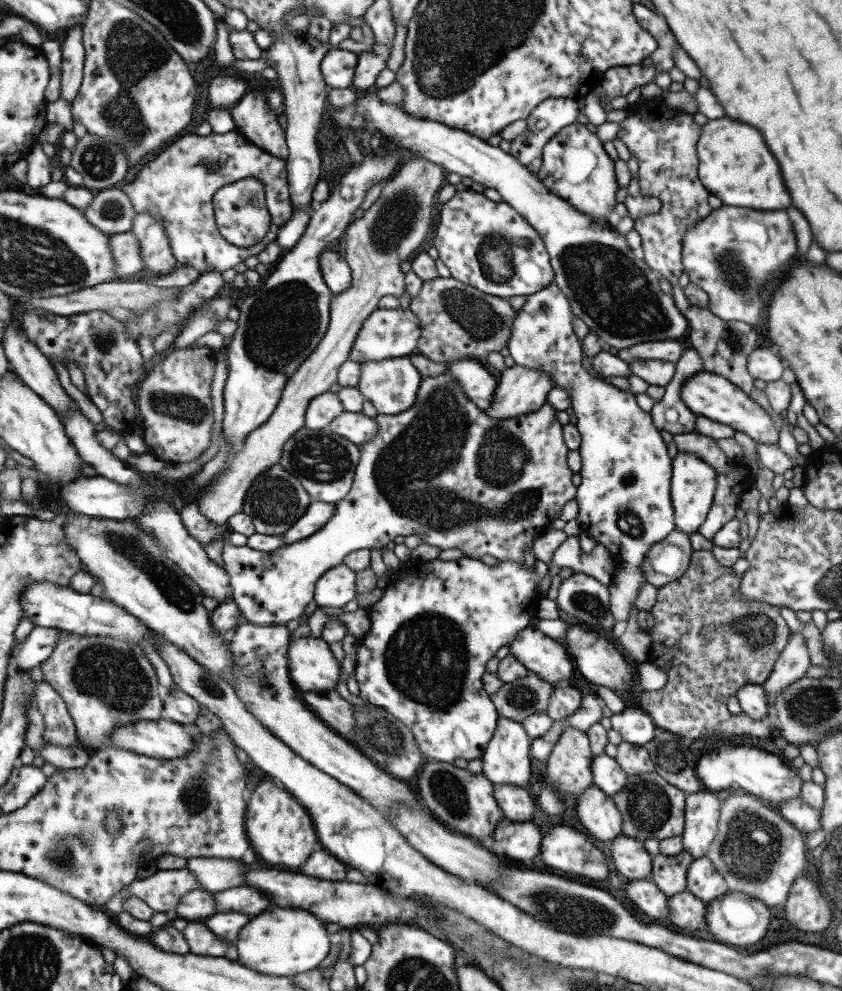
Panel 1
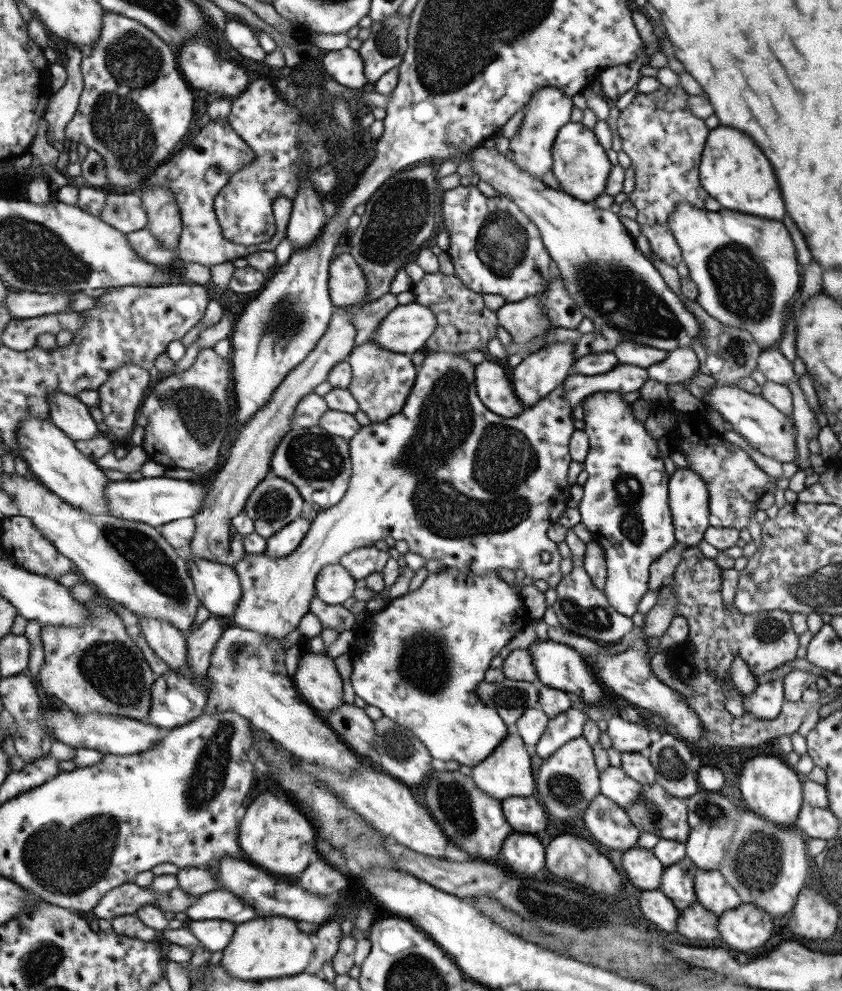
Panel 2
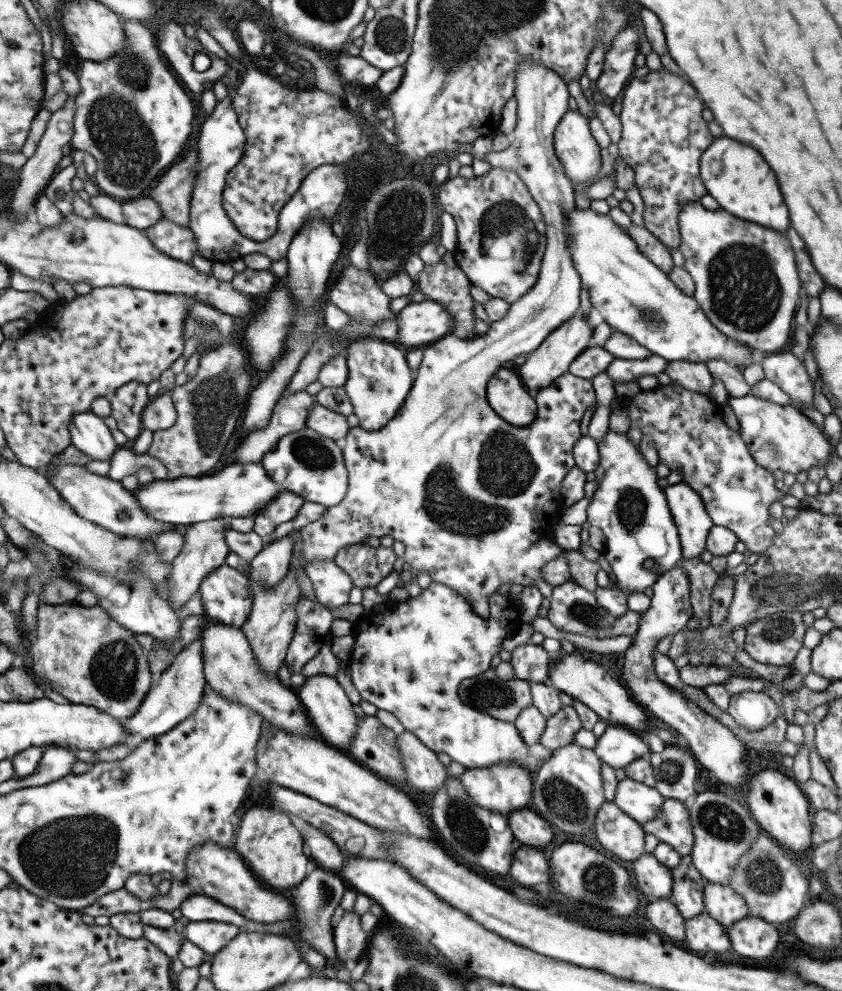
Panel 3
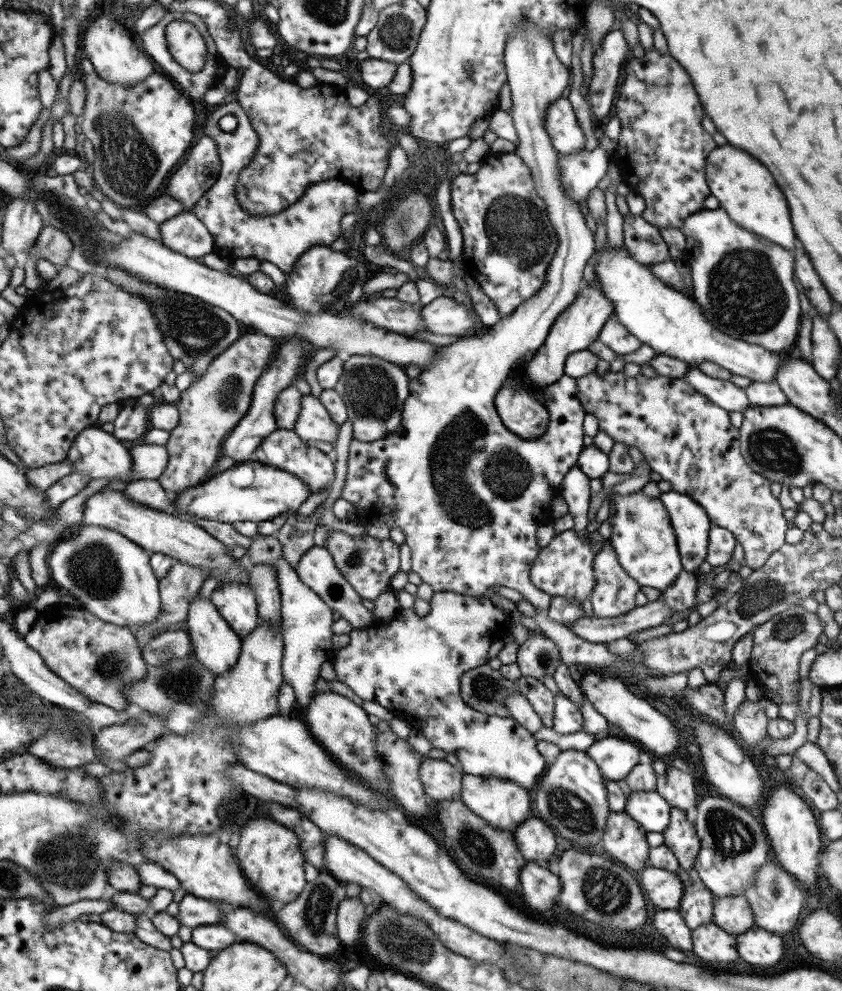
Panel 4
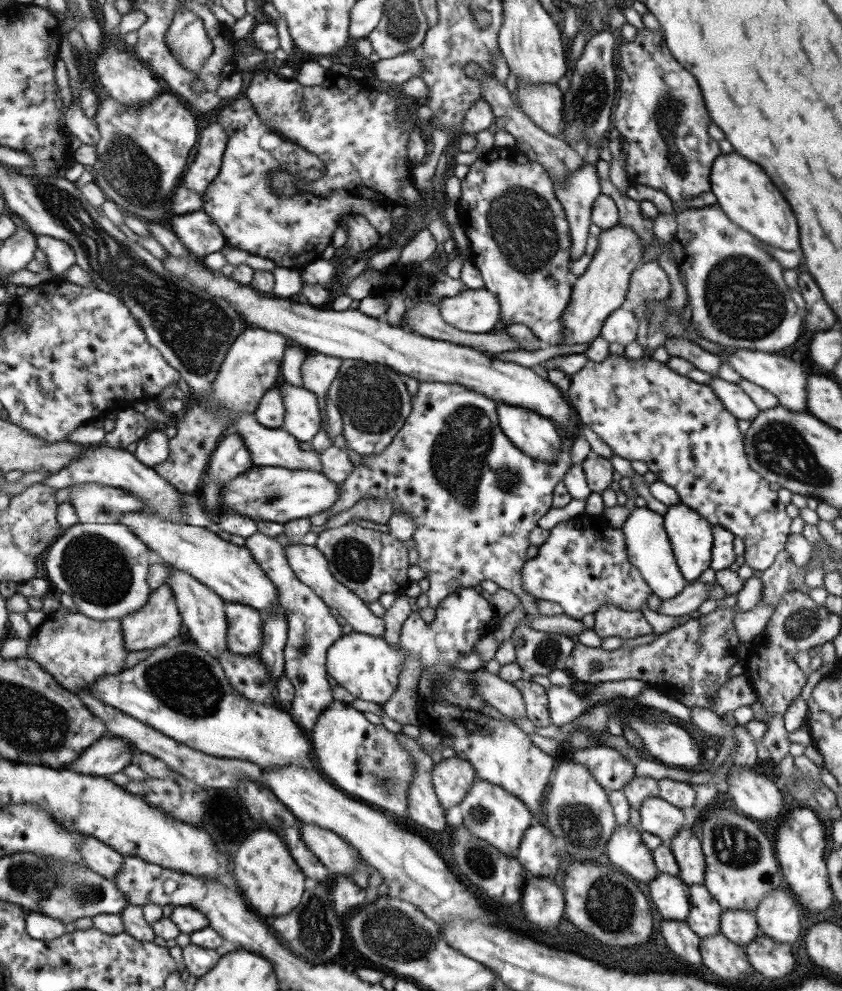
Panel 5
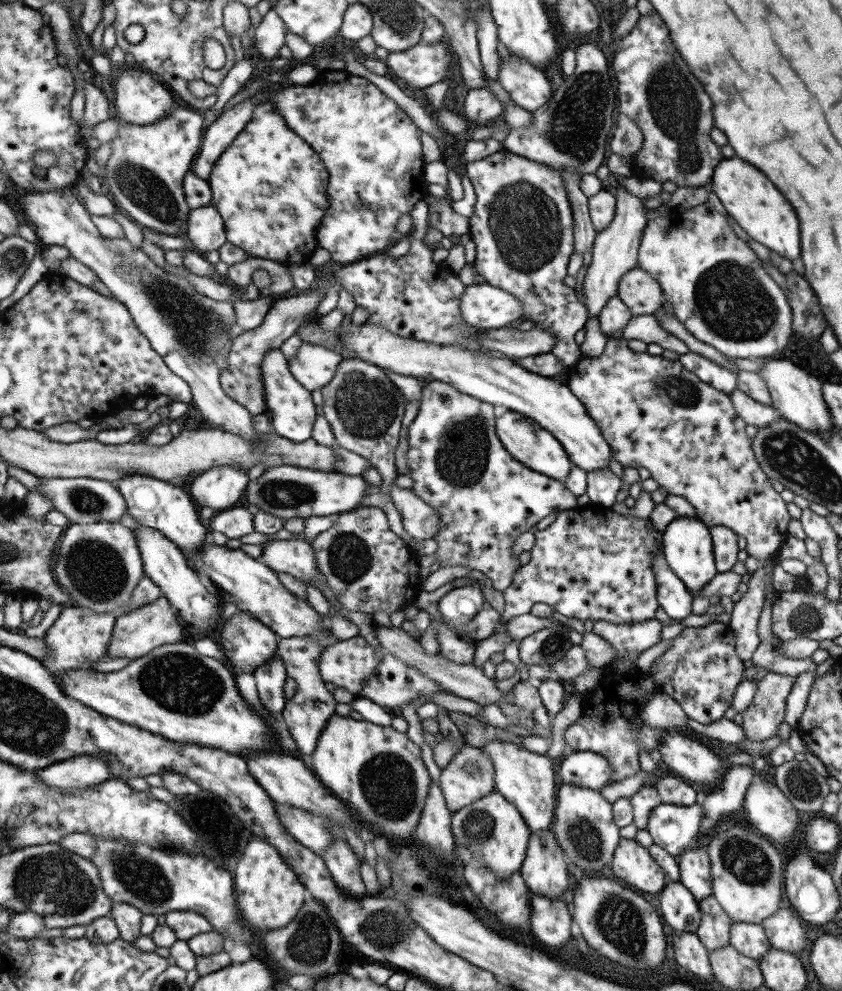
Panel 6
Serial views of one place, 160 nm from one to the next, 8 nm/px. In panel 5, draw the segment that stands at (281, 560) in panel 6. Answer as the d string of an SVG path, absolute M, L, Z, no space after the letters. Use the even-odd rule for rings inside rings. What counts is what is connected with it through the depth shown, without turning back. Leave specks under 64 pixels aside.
M303 544L287 545L283 548L283 554L285 554L287 566L292 570L292 574L295 574L295 578L305 584L328 607L335 608L342 623L349 624L355 632L382 638L384 631L383 619L373 615L367 609L367 604L359 600L353 592L335 581L327 567L327 560L323 558L323 554L315 546L303 546Z

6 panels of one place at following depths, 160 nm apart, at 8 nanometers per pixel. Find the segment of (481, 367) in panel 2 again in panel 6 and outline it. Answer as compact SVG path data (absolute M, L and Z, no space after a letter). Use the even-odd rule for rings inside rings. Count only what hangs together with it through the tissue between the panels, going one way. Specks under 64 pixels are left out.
M507 410L494 420L494 429L503 448L523 466L544 474L546 477L563 482L569 472L569 457L559 441L547 430L542 429L532 418Z

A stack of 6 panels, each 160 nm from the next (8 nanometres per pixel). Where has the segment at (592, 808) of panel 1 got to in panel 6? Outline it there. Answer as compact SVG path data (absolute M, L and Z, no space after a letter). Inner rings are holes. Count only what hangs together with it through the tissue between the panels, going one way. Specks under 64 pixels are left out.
M633 839L618 840L609 866L613 874L623 880L623 886L646 896L659 892L669 880L648 850Z

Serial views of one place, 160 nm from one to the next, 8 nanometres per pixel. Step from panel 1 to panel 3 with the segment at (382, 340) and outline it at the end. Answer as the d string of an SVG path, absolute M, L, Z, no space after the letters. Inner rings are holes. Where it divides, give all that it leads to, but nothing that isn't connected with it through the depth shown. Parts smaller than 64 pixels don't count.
M425 299L411 302L395 315L396 335L393 340L401 346L420 348L449 334L451 315L436 302Z

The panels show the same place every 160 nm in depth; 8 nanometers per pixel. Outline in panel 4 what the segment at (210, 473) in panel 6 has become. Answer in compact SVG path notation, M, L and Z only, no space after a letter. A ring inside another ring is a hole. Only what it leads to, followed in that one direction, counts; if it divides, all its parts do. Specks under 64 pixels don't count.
M292 336L285 339L277 348L277 354L267 368L258 376L252 388L250 405L243 418L237 422L236 426L231 430L231 434L222 442L221 451L224 456L230 456L235 461L235 464L243 461L251 460L254 450L261 444L261 440L270 432L276 429L275 419L273 416L273 403L275 397L289 385L295 381L295 374L300 367L299 359L303 350L301 349L303 339L301 337Z

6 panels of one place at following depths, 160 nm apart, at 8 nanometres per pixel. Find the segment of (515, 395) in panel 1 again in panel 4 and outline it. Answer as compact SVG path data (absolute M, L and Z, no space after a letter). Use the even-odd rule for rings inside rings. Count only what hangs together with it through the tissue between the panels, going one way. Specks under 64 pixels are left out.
M596 279L589 285L583 281L574 302L571 302L571 305L567 306L553 322L547 338L532 354L532 359L528 363L523 363L523 375L527 384L547 387L557 383L558 378L564 374L564 360L567 355L578 350L585 350L593 340L597 339L601 327L612 314L612 310L613 303L609 303L603 296L600 284L596 282Z

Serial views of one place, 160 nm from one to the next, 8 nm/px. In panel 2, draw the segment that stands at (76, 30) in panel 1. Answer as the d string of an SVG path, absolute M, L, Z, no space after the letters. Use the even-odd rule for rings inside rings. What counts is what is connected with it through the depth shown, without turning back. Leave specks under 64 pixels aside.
M74 45L66 50L66 55L68 62L64 68L69 74L69 80L49 99L46 110L45 120L49 124L46 137L51 146L55 141L67 142L66 124L75 118L84 91L84 76L81 68L82 50Z

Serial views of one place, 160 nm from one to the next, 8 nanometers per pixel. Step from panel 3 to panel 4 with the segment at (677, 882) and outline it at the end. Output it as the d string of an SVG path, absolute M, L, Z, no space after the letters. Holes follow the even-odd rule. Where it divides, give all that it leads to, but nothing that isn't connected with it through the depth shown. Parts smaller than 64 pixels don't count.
M679 867L674 872L683 885L683 892L677 908L687 928L694 929L697 925L712 922L712 892L703 886L694 867Z

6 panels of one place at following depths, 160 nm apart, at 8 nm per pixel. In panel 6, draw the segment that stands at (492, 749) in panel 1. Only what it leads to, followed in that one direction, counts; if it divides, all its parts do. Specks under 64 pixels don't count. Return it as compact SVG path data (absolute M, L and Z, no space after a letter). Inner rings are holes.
M493 790L452 813L450 829L454 844L467 847L472 854L479 854L483 864L500 879L520 870L531 832L515 805L506 802L499 792Z

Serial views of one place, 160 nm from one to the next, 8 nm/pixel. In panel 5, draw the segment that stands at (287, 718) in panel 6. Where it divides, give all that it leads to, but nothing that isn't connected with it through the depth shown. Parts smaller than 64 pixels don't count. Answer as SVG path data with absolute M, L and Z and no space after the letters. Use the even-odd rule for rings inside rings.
M255 532L245 539L244 548L251 553L255 563L273 583L279 595L278 606L284 610L286 619L286 641L283 650L283 676L294 688L294 697L285 706L293 722L309 737L315 719L333 700L329 682L325 679L326 653L332 644L341 636L342 622L329 613L329 607L321 601L305 584L302 584L292 574L287 566L283 546L273 540L273 537L263 536Z

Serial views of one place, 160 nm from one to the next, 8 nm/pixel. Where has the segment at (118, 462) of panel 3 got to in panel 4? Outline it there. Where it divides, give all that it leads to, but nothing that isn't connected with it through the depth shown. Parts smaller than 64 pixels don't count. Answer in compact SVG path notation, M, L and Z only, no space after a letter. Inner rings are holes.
M139 444L128 450L131 457L130 476L132 480L155 480L163 472L168 461L165 445Z

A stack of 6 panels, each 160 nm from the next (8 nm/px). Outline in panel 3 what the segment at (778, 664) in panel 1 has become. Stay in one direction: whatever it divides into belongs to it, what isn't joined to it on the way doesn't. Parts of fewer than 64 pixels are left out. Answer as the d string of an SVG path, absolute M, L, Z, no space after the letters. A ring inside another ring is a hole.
M763 690L730 696L726 712L741 728L751 732L765 728L779 715L777 704Z

